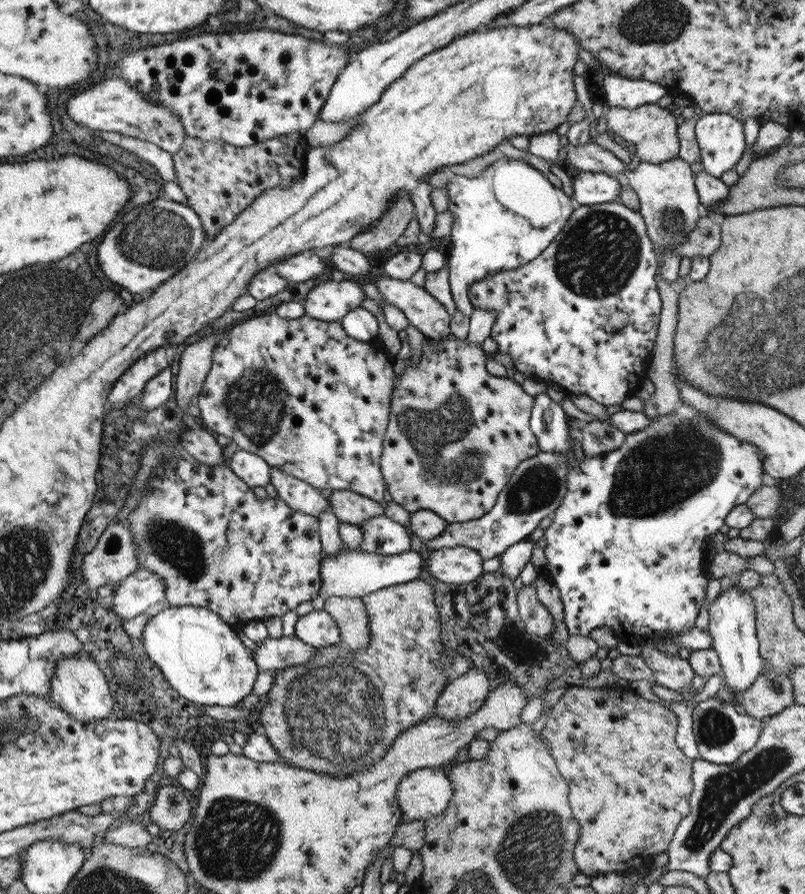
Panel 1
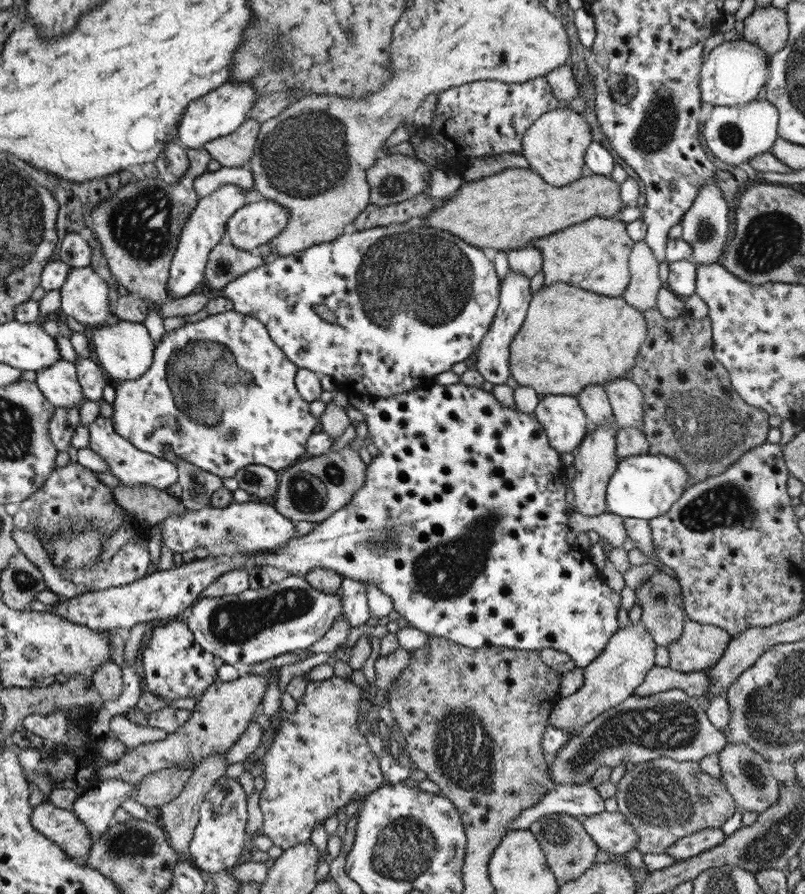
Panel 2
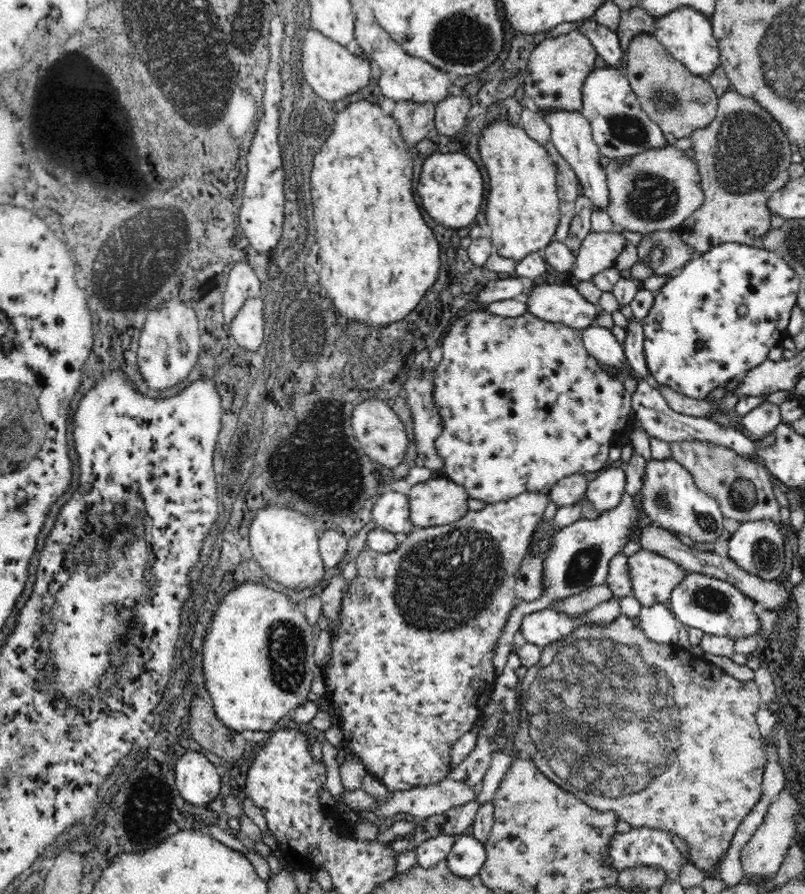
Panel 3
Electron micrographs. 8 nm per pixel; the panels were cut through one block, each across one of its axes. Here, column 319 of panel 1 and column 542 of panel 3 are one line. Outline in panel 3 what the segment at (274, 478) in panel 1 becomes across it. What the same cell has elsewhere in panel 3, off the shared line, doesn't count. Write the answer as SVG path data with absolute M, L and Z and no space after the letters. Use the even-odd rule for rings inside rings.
M526 492L518 494L516 498L510 498L508 502L496 502L488 504L482 510L474 512L468 510L460 520L448 524L448 526L434 526L434 528L420 528L412 530L406 540L392 552L380 554L372 552L370 548L362 550L356 560L358 574L350 580L348 590L342 598L338 622L334 626L332 634L332 654L330 660L322 666L322 674L326 678L326 700L330 702L330 708L336 714L338 728L342 732L342 748L346 748L354 758L362 762L362 766L368 770L368 774L376 780L380 780L392 794L394 792L404 792L428 784L438 784L444 778L448 778L448 764L450 764L450 752L458 738L468 734L474 726L476 720L482 718L486 704L492 700L492 688L498 678L498 670L494 666L494 656L496 656L496 646L498 638L502 636L502 630L508 624L508 618L512 610L518 606L518 596L516 596L516 572L522 566L524 558L528 556L530 542L534 536L534 530L540 524L540 518L544 510L550 504L548 492Z

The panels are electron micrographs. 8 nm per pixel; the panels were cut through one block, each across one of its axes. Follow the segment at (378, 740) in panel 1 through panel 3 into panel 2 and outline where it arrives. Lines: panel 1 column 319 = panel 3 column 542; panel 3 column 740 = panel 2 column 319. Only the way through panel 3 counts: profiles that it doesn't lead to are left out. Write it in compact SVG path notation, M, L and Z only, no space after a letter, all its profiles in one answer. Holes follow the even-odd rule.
M329 678L321 682L309 682L303 698L297 702L297 710L285 718L279 732L275 734L269 750L265 752L263 762L263 780L265 786L259 796L259 810L263 814L261 832L271 840L273 846L279 846L283 852L297 844L311 840L313 828L323 824L337 808L347 806L349 800L363 800L367 794L373 794L385 778L379 772L379 758L367 748L365 738L359 734L357 726L357 706L363 698L363 688L353 686L351 678Z

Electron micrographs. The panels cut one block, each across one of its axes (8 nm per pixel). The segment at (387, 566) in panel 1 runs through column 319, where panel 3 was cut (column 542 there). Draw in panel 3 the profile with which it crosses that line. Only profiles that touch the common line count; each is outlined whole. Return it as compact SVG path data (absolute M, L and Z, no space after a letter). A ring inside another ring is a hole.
M626 494L622 496L622 502L614 508L614 510L606 510L600 514L598 520L578 520L572 526L566 528L558 528L552 534L552 542L548 546L546 558L544 558L544 590L540 600L536 602L518 602L518 606L512 610L506 628L502 630L502 636L498 638L498 646L496 646L496 656L494 656L494 666L498 670L498 676L504 672L510 654L514 654L514 634L520 632L520 620L526 618L528 614L536 614L540 610L546 610L550 604L562 602L570 596L576 596L592 586L604 586L606 584L606 576L608 576L608 564L612 560L612 556L620 554L622 548L628 544L628 536L630 540L634 540L634 532L638 530L638 506L634 496Z

